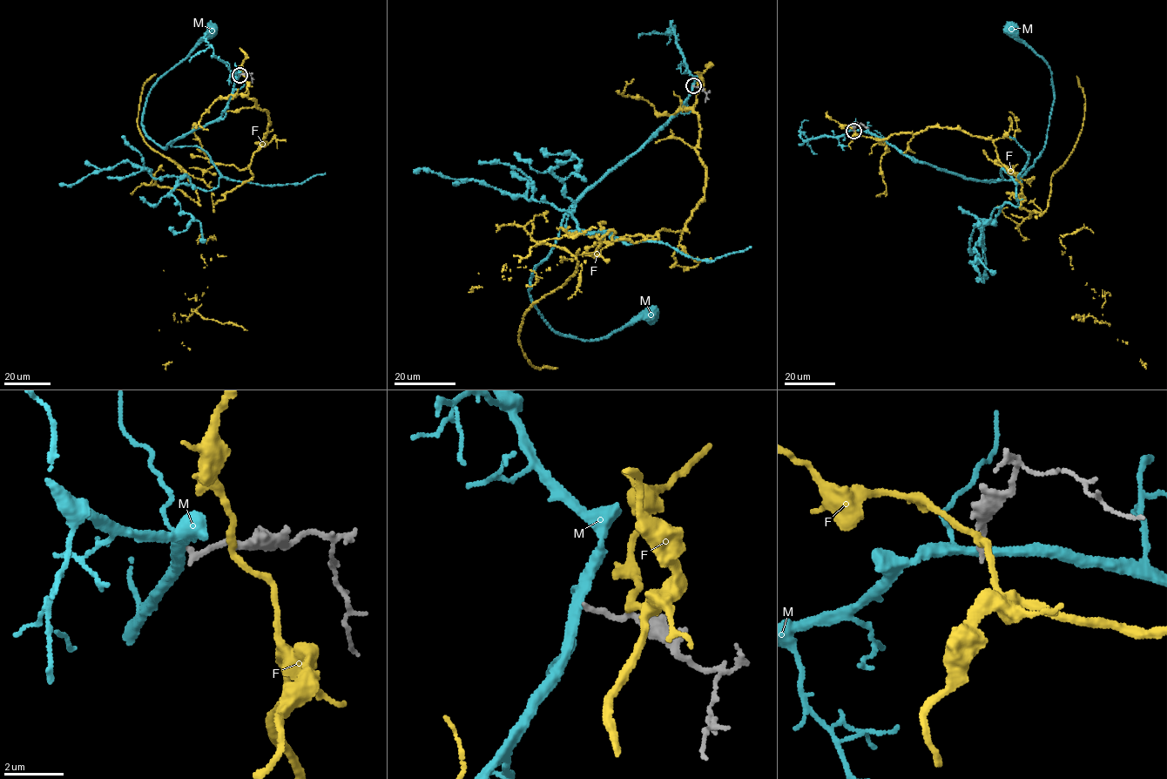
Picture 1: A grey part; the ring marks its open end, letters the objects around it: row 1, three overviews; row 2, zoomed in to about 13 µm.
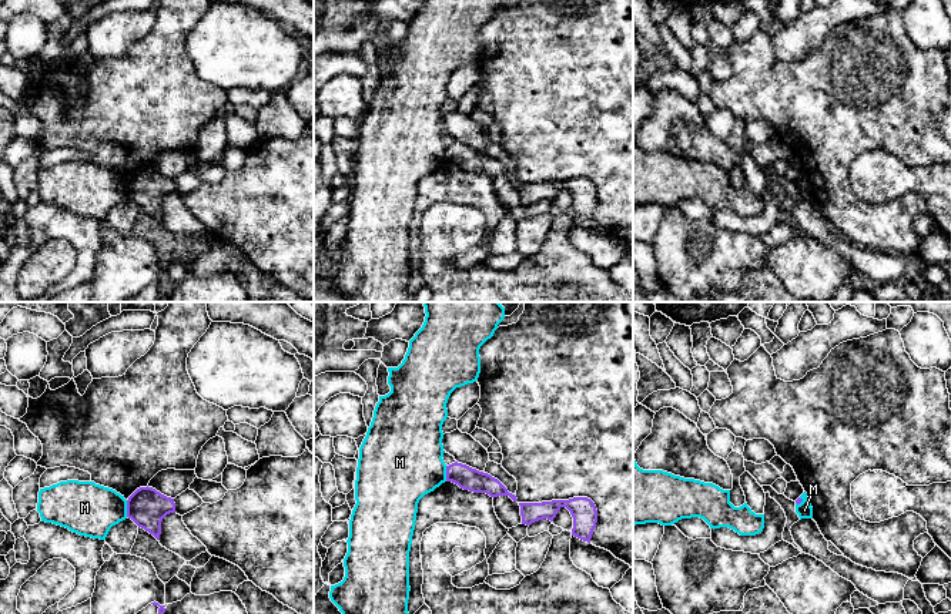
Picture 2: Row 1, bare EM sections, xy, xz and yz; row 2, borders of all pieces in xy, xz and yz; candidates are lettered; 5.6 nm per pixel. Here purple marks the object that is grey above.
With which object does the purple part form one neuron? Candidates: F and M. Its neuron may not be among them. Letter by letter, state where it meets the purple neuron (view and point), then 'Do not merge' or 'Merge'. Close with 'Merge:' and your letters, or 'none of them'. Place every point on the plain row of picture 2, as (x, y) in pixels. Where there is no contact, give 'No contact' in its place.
F: No contact. Do not merge
M: Touches purple at xy (127, 190). Do not merge
Merge: none of them

